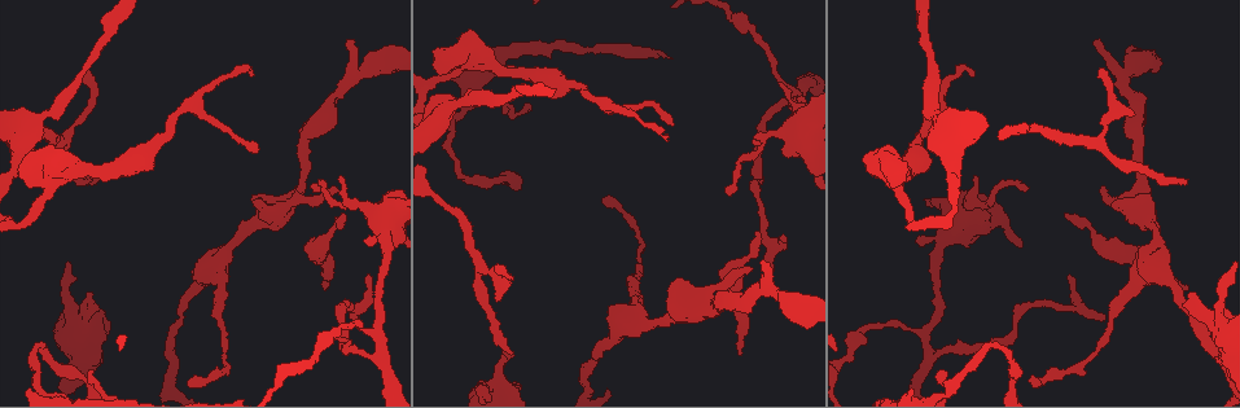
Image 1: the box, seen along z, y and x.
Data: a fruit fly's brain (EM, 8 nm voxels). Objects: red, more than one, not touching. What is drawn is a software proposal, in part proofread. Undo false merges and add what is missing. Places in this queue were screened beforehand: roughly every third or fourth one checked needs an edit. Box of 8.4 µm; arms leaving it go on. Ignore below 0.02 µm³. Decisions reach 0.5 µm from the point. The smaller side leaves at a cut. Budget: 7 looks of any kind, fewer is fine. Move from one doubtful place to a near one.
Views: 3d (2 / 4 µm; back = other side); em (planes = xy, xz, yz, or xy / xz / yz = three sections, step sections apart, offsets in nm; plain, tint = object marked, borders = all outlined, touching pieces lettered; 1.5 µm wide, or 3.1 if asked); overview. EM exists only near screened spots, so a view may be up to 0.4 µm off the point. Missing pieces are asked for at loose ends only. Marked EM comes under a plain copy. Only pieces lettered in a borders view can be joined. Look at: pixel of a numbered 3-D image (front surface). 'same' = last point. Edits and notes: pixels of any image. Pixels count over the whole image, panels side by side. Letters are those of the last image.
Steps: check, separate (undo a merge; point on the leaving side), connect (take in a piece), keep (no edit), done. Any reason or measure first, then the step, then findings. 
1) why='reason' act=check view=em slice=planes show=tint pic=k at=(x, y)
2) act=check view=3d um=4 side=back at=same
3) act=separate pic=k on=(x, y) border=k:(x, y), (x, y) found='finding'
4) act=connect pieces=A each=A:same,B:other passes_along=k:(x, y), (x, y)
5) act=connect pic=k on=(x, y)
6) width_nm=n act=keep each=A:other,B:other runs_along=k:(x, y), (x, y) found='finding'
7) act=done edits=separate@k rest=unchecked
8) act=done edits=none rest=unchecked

why='free end' act=check view=em slice=planes show=borders pic=1 at=(1185, 286)

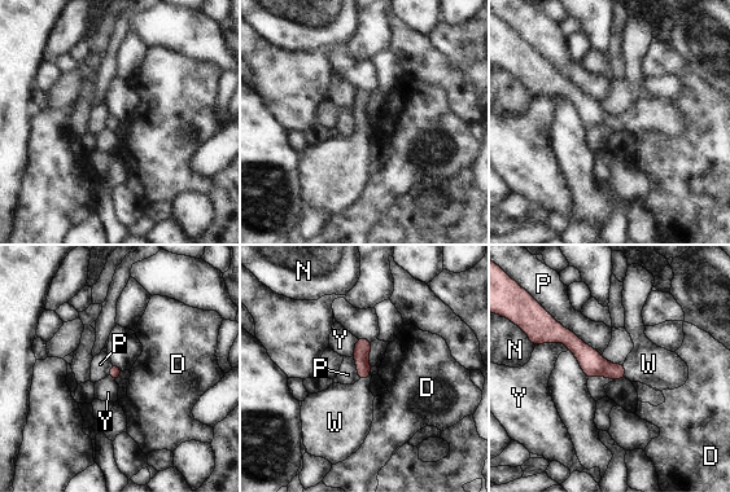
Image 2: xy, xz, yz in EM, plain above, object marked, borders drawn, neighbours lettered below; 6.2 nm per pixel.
act=connect pieces=W each=D:other,N:other,P:other,W:same,Y:other passes_along=2:(593, 363), (624, 370), (648, 364) found='the neuron continues'

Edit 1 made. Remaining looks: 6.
why='branch stops here' act=check view=3d um=4 pic=1 at=(750, 268)

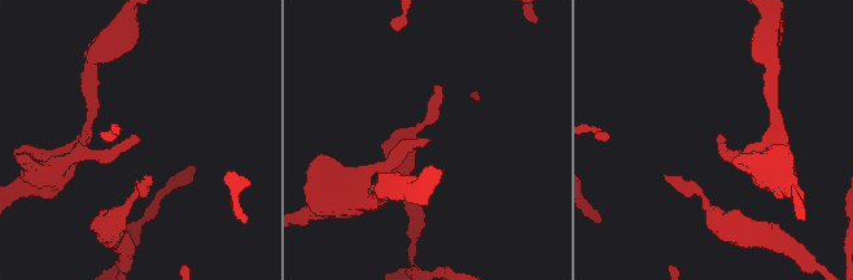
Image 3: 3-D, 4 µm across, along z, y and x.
act=check view=em slice=planes show=borders pic=3 at=(424, 138)

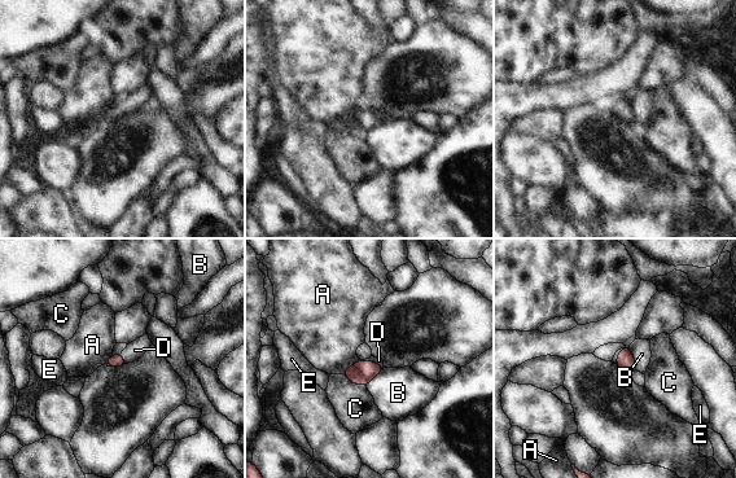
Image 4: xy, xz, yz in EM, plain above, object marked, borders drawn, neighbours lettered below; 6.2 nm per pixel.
act=connect pieces=D each=A:other,B:other,C:other,D:same,E:other passes_along=4:(362, 372), (371, 362), (379, 360) found='it goes on there'

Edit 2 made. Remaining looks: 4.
why='free end' act=check view=em slice=xy step=8 show=borders pic=1 at=(782, 83)

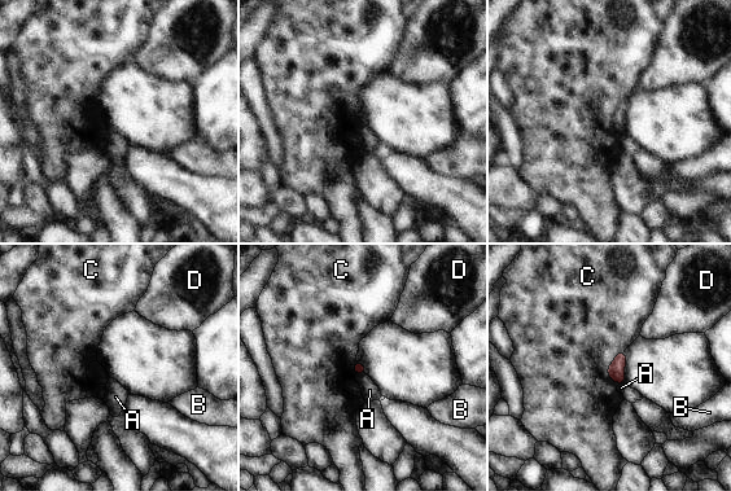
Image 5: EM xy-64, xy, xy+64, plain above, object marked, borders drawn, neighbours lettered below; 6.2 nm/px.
why='cut it another way' act=check view=em slice=yz step=4 show=borders at=same

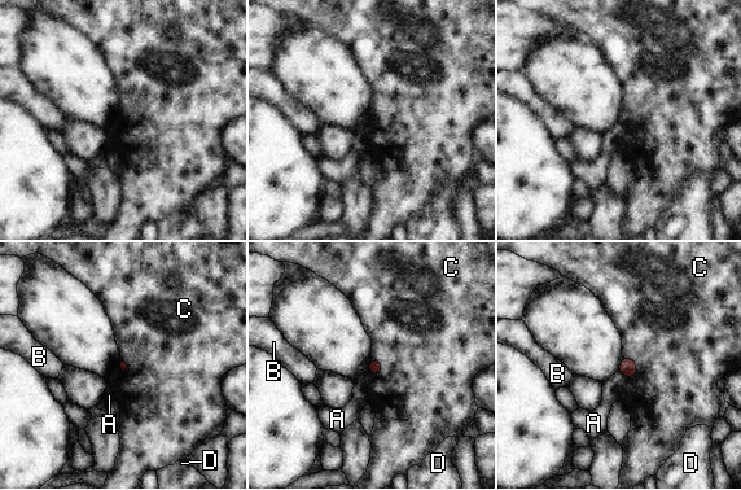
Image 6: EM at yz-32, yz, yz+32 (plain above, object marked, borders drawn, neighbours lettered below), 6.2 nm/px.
act=keep each=A:other,B:other,C:other,D:other border=6:(618, 370), (628, 379) found='none of them fits'

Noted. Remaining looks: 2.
act=done edits=connect@2,connect@4 rest=unchecked

